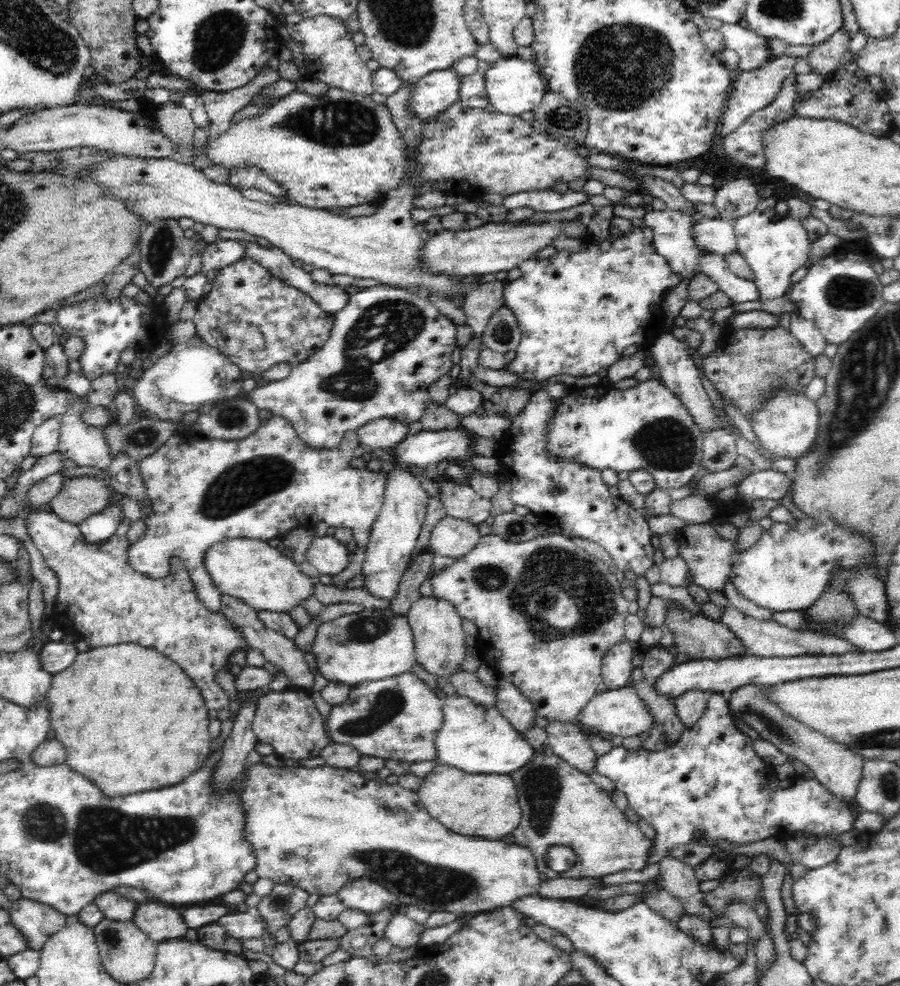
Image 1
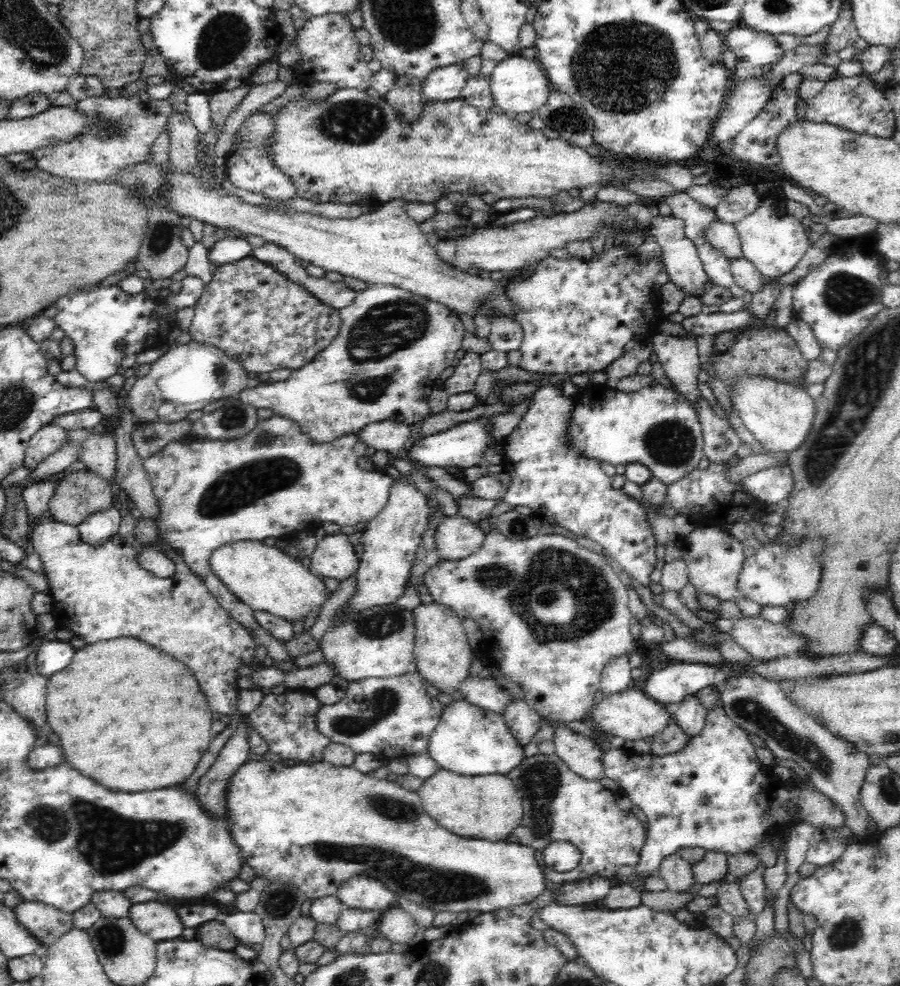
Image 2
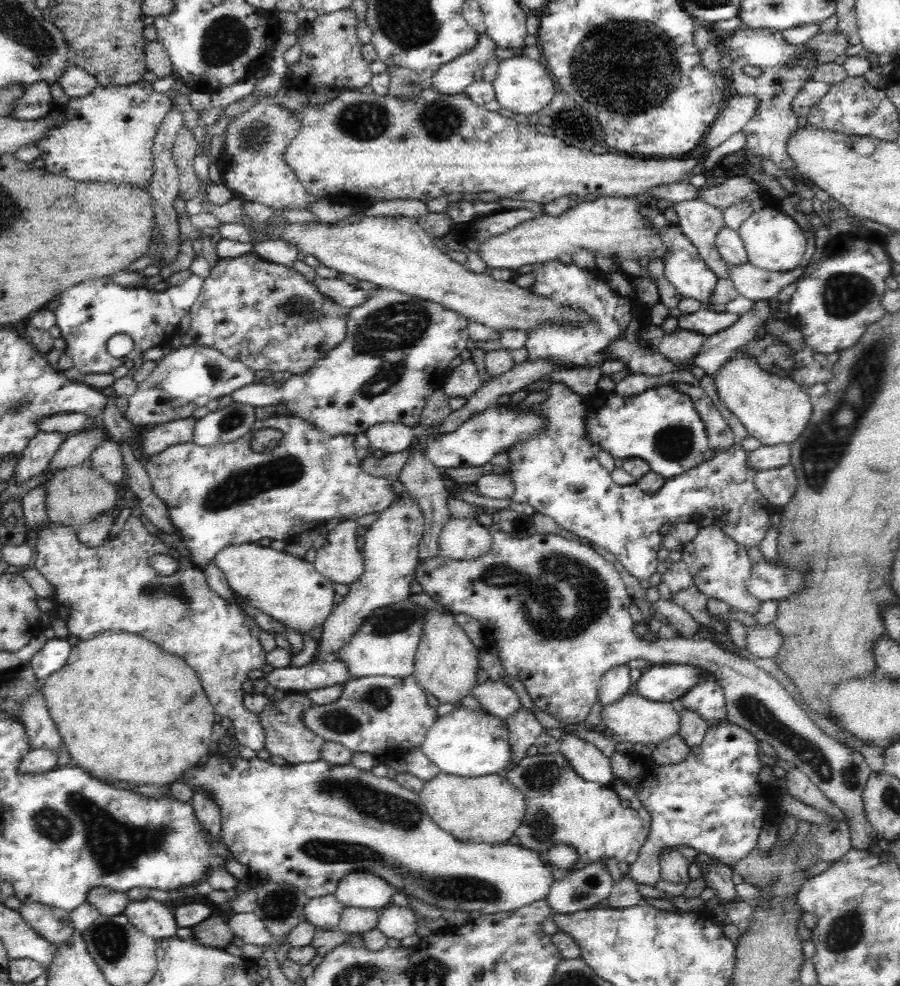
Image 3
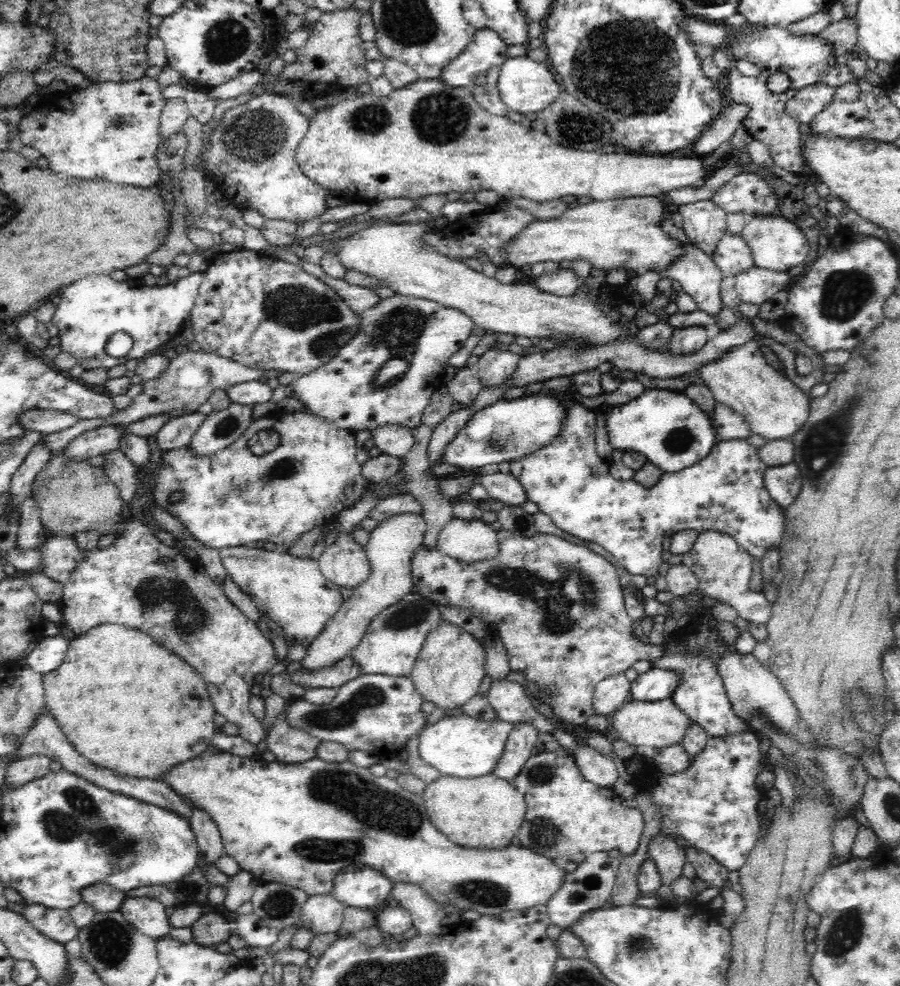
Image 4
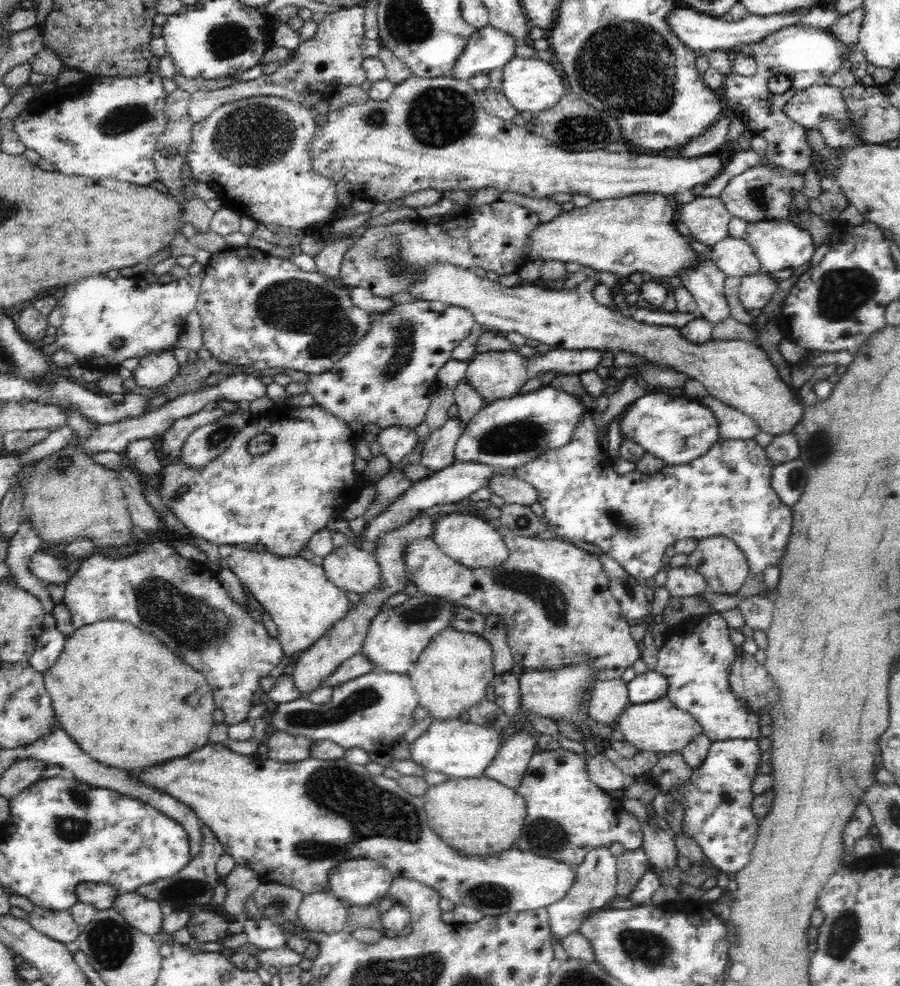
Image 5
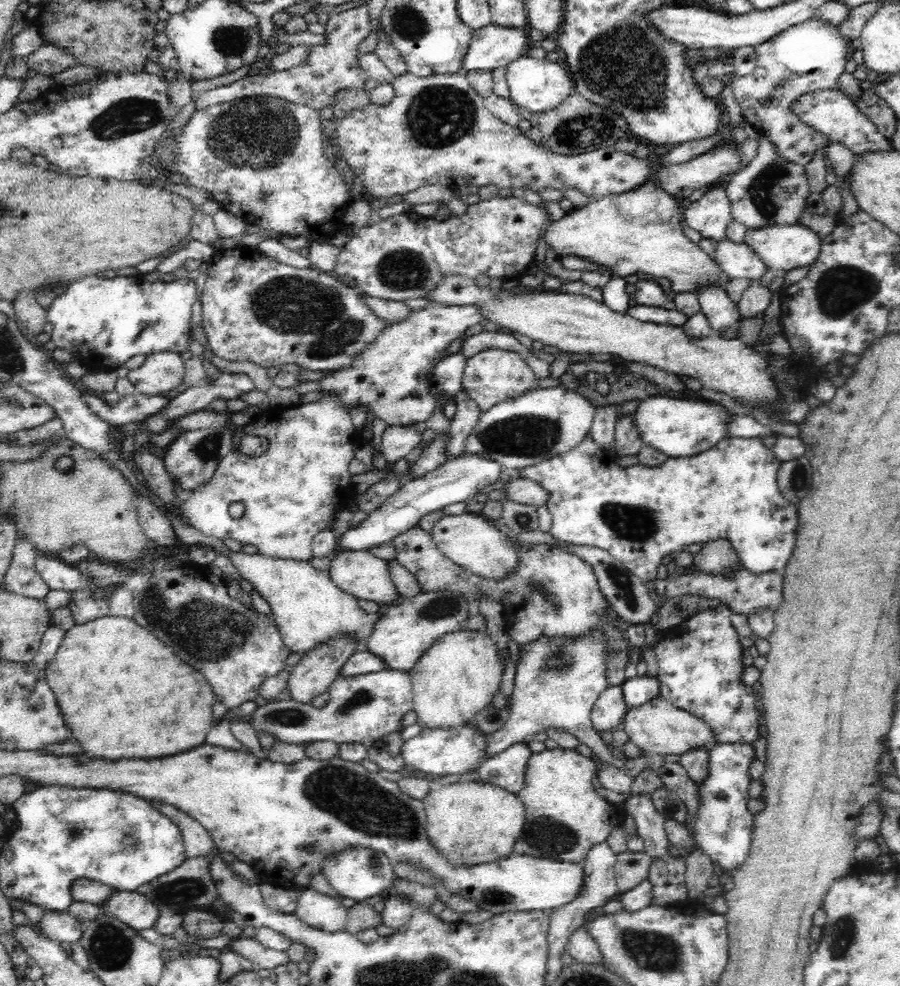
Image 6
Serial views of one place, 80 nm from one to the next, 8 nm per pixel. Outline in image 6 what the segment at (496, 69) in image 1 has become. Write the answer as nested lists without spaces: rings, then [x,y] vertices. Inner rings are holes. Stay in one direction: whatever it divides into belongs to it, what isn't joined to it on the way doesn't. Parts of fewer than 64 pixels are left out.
[[[526,54],[520,55],[516,60],[508,63],[506,78],[509,96],[512,97],[513,104],[529,110],[531,113],[552,110],[552,108],[560,106],[573,92],[572,77],[559,61],[551,62],[545,58],[532,58]]]

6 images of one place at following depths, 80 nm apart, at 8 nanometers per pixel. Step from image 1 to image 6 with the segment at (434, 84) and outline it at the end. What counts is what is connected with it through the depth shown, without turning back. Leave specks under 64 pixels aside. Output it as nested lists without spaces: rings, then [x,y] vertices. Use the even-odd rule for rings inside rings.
[[[490,23],[476,29],[462,60],[461,70],[466,73],[472,69],[492,71],[496,67],[507,67],[509,62],[524,55],[526,40],[526,28],[520,32]]]

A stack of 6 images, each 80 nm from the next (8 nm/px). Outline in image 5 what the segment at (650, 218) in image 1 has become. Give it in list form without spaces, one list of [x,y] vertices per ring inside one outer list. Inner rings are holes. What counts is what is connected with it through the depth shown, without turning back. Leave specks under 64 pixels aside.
[[[696,254],[696,263],[678,274],[680,284],[694,296],[701,316],[711,324],[720,324],[731,316],[730,305],[724,294],[726,275],[704,254]]]

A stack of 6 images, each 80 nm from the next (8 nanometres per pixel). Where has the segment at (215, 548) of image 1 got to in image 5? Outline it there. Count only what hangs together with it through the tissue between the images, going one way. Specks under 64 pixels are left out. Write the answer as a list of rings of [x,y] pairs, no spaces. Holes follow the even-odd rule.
[[[221,544],[218,548],[221,557],[238,576],[244,588],[252,593],[272,616],[280,632],[280,644],[287,656],[308,650],[308,647],[322,638],[338,620],[344,619],[349,612],[348,606],[352,606],[346,591],[328,580],[322,565],[316,565],[300,556],[243,550],[230,544]]]

